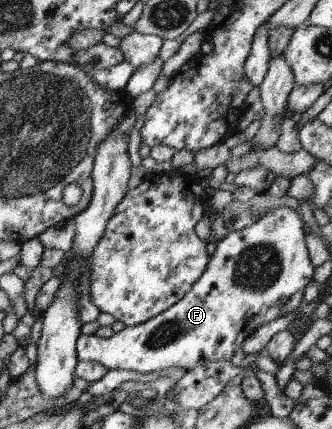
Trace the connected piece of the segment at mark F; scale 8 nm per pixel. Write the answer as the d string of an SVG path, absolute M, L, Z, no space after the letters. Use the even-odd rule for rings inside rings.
M282 206L267 211L251 226L226 234L215 244L214 253L200 279L181 300L144 323L124 327L108 339L80 334L75 341L77 361L93 361L107 370L125 369L140 374L158 372L164 368L192 369L208 361L230 361L243 341L260 326L288 311L297 312L304 304L304 288L312 279L314 267L309 260L304 224L299 217L294 210Z

